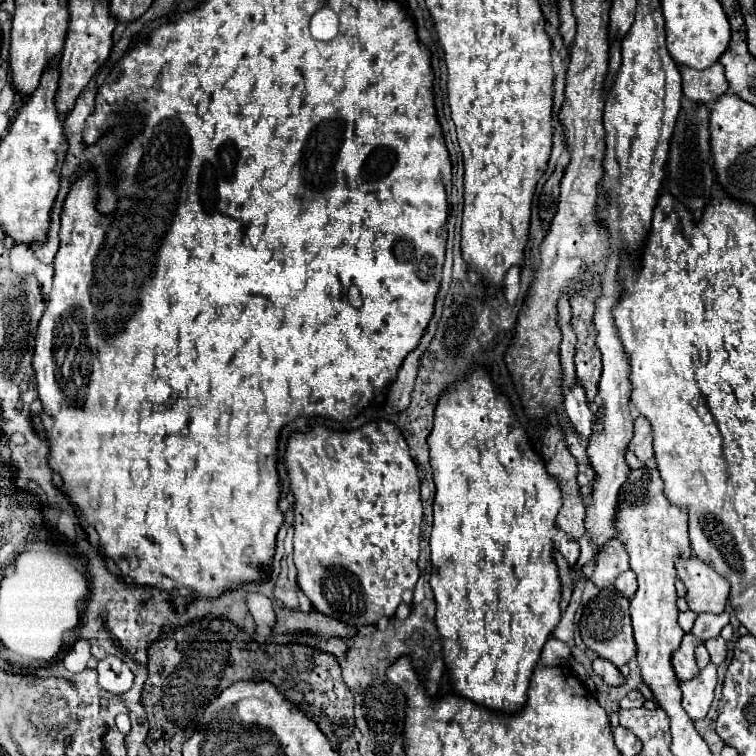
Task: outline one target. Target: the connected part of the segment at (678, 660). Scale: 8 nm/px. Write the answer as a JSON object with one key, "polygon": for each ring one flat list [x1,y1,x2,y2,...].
{"polygon":[[685,635,683,641,681,641,681,647,673,653,673,669,675,669,675,675,679,679,693,679,697,673,699,673,699,667,695,663,695,655,693,655,693,649,697,647,697,639,691,637,691,635]]}

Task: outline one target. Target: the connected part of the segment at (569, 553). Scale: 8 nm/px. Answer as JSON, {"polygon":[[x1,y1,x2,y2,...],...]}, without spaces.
{"polygon":[[565,533,565,535,561,537,561,541,559,541,559,551,561,551,561,555,567,559,569,565,577,563,577,559,579,559,579,543,577,543,575,539,571,539,571,535]]}

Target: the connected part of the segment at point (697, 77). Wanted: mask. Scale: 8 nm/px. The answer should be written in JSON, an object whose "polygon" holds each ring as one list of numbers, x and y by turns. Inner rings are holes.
{"polygon":[[715,63,707,71,695,71,691,67,681,65,679,71,683,77,683,95,691,101,711,105,729,91,721,63]]}

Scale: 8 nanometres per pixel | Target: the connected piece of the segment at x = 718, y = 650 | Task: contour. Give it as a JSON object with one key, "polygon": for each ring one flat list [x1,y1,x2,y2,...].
{"polygon":[[721,637,709,639,709,641,705,641,705,647,707,647,709,655,711,655,711,663,721,665,725,661,725,657,727,657,727,643,725,643,725,639,721,639]]}

